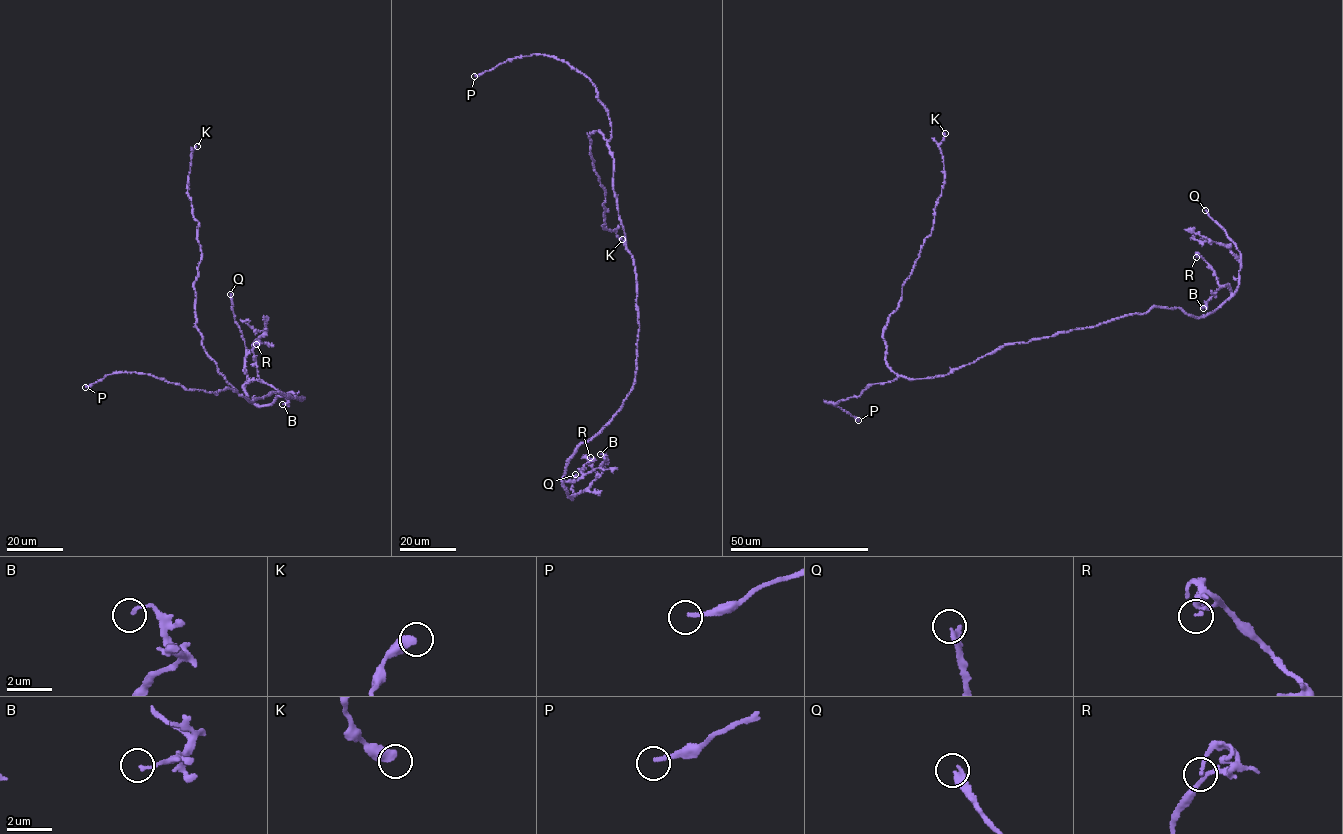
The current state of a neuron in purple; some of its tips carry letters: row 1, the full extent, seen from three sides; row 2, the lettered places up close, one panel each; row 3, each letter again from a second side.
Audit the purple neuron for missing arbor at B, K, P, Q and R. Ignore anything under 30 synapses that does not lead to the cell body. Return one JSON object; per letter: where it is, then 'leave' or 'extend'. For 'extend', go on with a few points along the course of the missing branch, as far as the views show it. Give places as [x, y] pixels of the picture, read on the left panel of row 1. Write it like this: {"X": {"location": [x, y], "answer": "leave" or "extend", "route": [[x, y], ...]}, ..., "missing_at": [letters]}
{"B": {"location": [282, 404], "answer": "leave"}, "K": {"location": [197, 146], "answer": "leave"}, "P": {"location": [85, 387], "answer": "extend", "route": [[85, 387], [75, 387], [66, 393], [45, 416], [41, 436], [23, 442]]}, "Q": {"location": [230, 294], "answer": "extend", "route": [[230, 294], [232, 289], [224, 281], [236, 259]]}, "R": {"location": [256, 344], "answer": "leave"}, "missing_at": ["P", "Q"]}

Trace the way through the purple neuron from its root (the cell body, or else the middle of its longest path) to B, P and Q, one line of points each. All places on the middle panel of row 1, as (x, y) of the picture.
B: (623, 231), (636, 274), (635, 382), (614, 417), (575, 450), (562, 481), (597, 468), (605, 460), (600, 454)
P: (623, 231), (607, 144), (611, 122), (593, 83), (567, 63), (541, 54), (510, 58), (474, 76)
Q: (623, 231), (636, 274), (635, 382), (614, 417), (567, 463), (563, 481), (572, 499), (575, 474)

